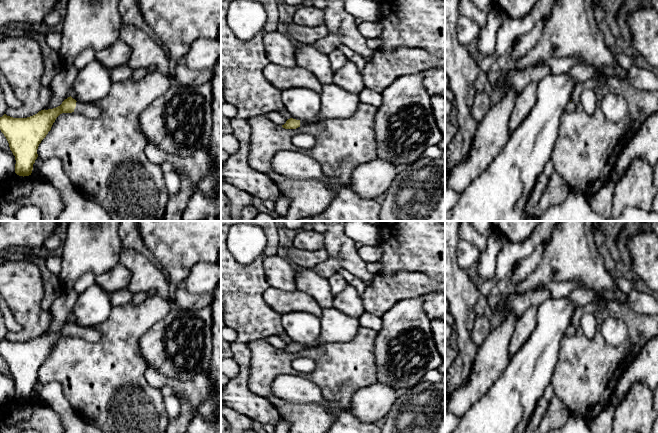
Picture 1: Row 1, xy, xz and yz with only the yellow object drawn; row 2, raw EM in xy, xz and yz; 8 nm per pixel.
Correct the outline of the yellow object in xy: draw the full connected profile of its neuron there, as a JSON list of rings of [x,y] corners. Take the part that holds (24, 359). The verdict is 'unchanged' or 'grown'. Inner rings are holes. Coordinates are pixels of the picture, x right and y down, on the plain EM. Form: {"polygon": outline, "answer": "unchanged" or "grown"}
{"polygon": [[[70,320],[60,330],[41,334],[27,342],[13,342],[6,338],[0,341],[0,354],[15,380],[17,399],[23,401],[31,399],[33,388],[38,381],[39,368],[60,338],[72,336],[84,338],[91,343],[101,340],[101,332],[96,327],[80,327]]], "answer": "grown"}

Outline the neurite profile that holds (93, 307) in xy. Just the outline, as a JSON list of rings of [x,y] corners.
[[[95,283],[79,294],[72,308],[71,321],[84,328],[97,327],[109,319],[112,308],[110,294]]]

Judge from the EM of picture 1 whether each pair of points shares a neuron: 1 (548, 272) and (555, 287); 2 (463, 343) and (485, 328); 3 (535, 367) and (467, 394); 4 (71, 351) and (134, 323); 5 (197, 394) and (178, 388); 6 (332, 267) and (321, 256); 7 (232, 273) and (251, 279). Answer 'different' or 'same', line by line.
1: different
2: different
3: different
4: same
5: same
6: different
7: same

